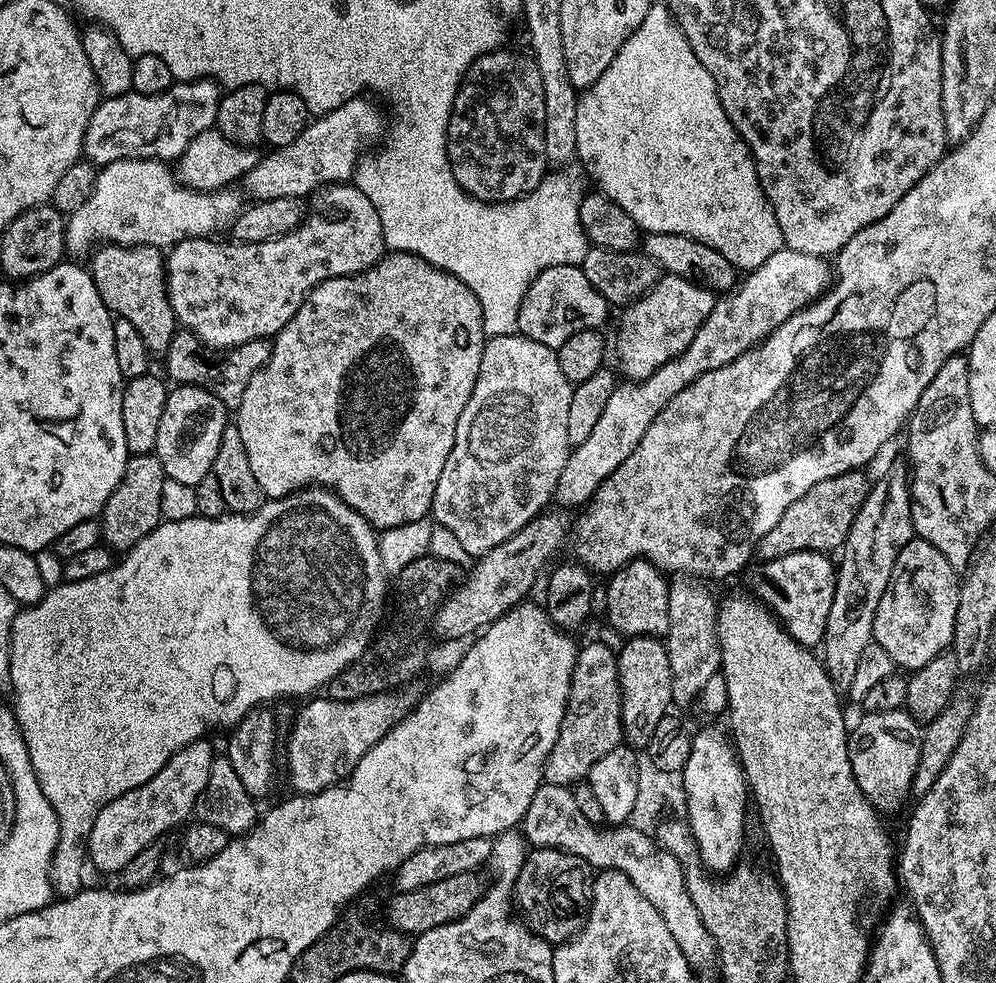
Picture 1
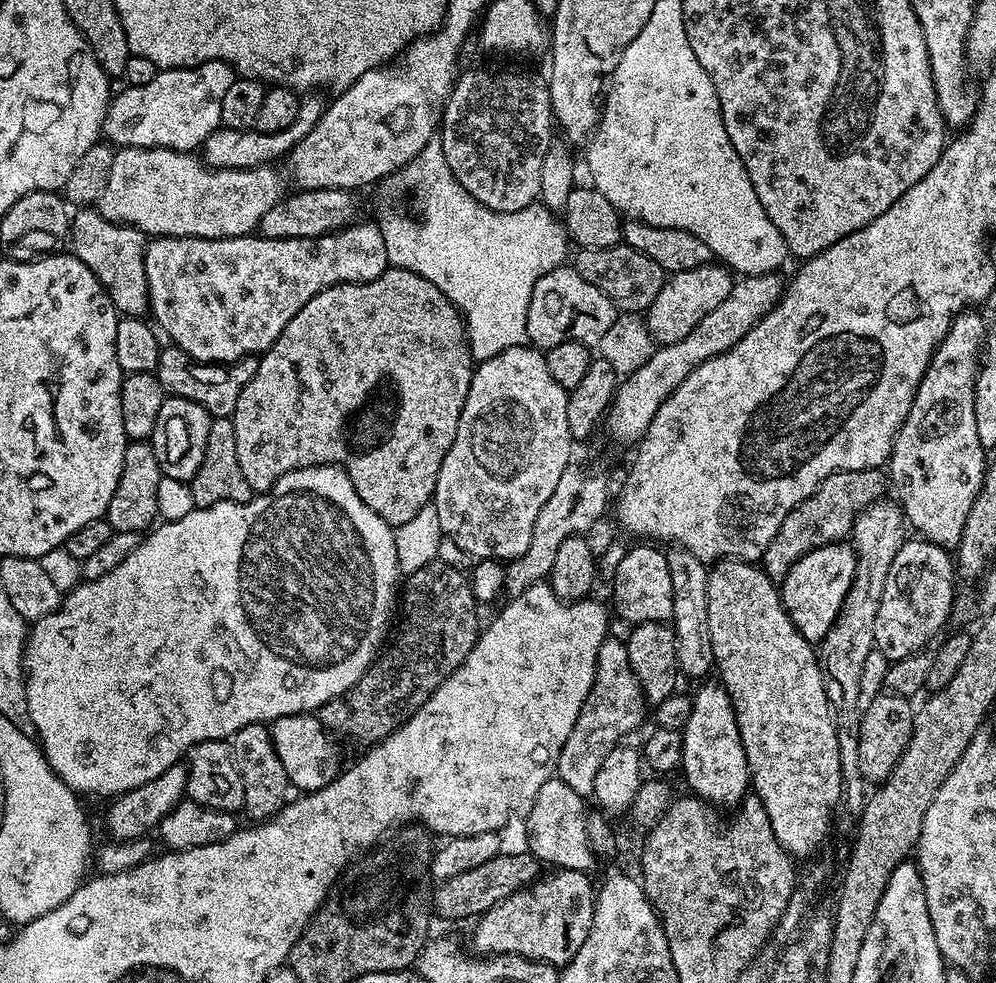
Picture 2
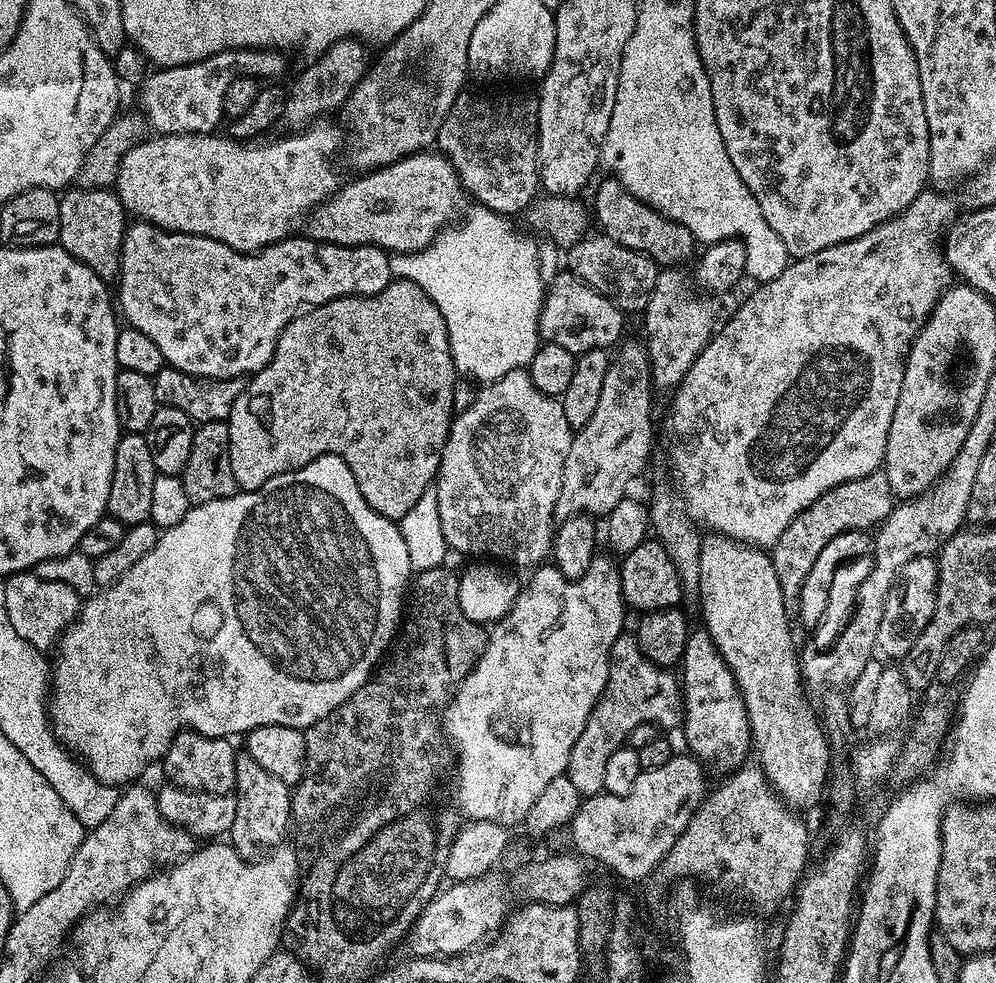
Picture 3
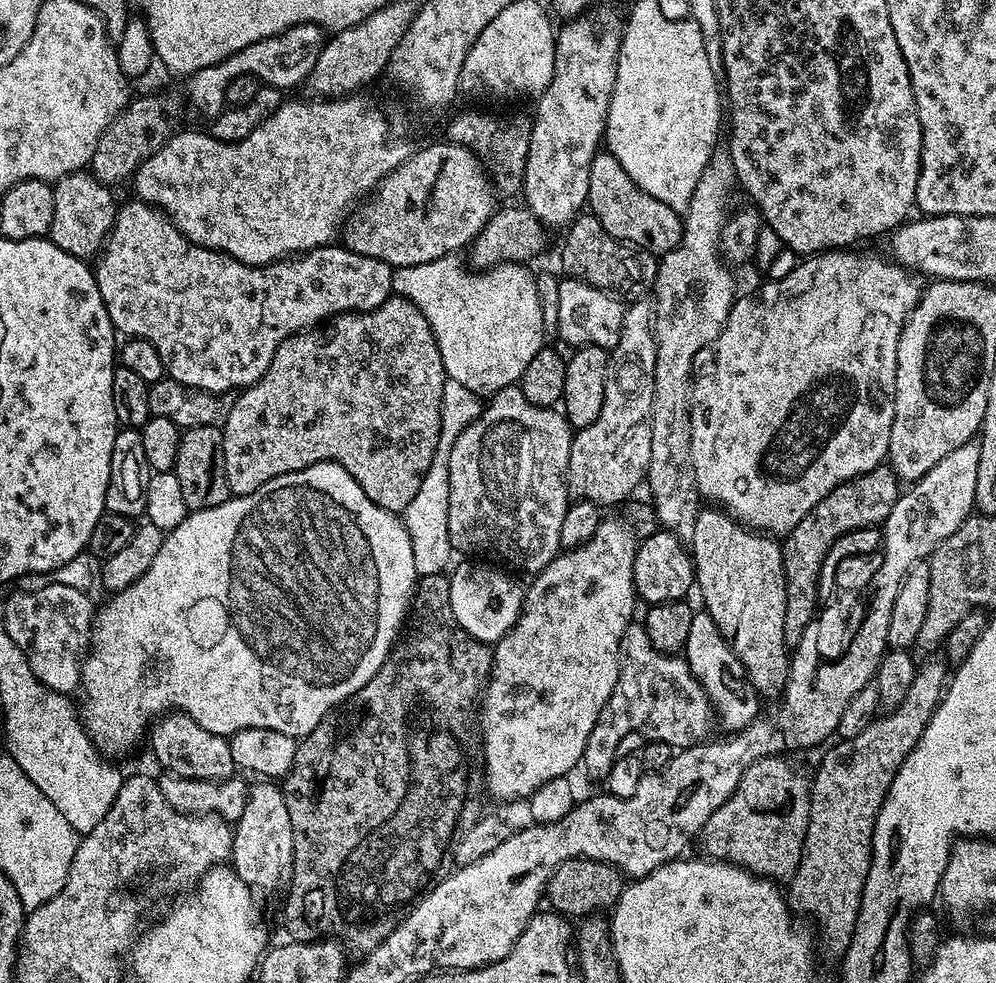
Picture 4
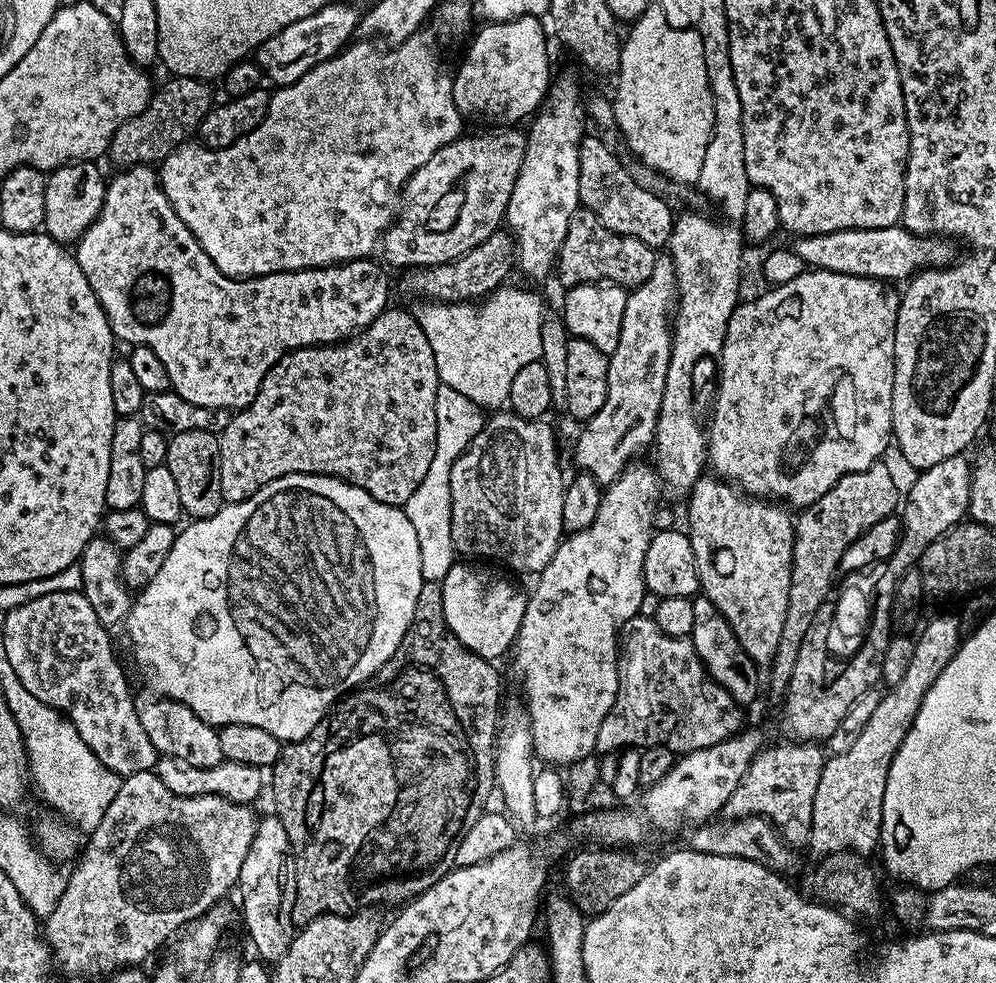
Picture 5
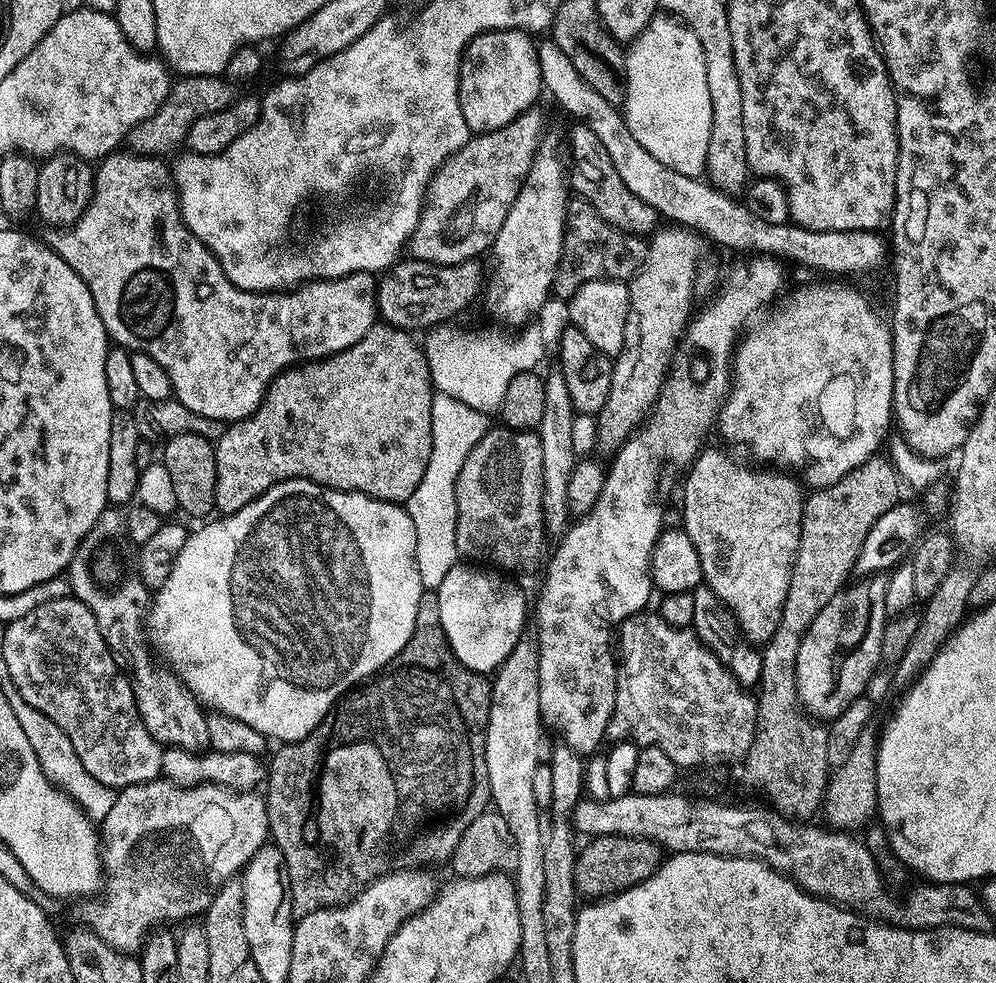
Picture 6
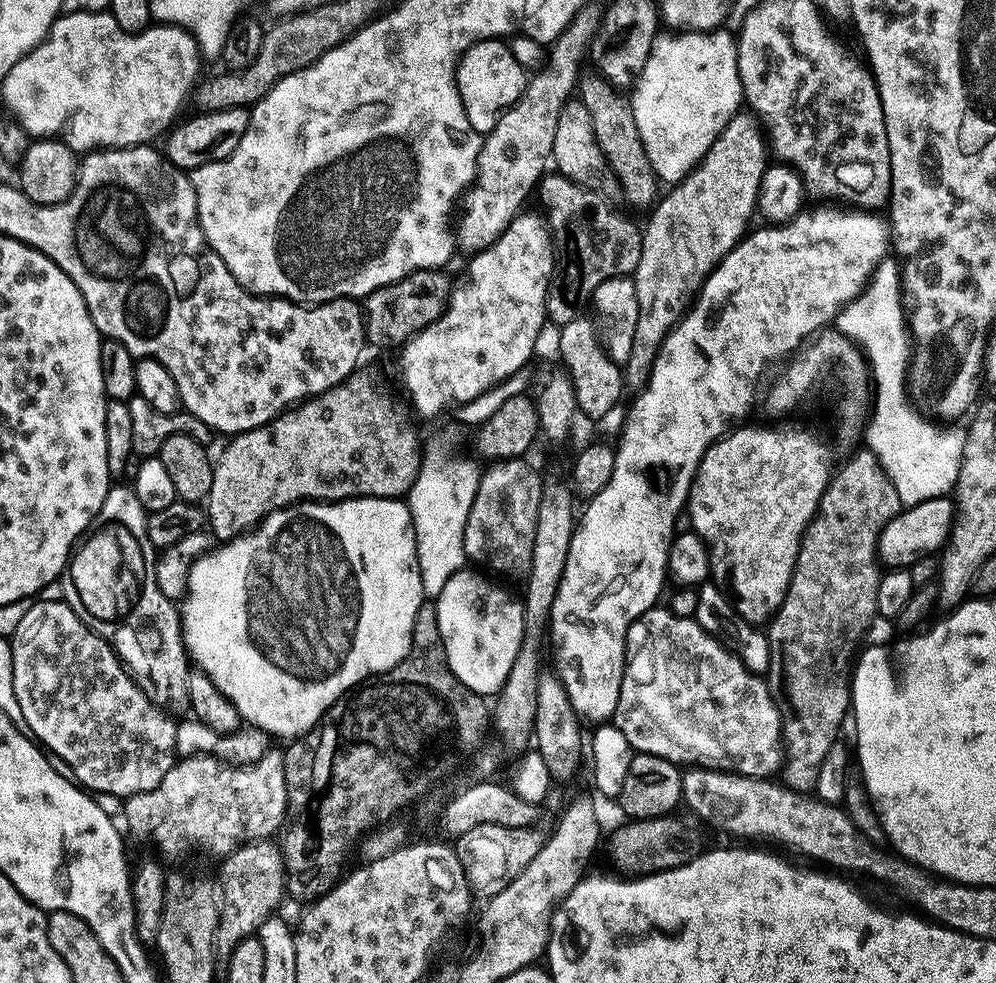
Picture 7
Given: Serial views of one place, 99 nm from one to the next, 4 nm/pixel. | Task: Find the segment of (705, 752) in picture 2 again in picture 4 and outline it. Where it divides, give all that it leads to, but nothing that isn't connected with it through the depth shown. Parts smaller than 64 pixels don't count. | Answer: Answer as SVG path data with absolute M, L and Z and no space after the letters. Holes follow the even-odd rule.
M693 611L690 634L686 634L686 646L682 655L688 661L692 676L708 695L708 702L718 717L718 724L725 728L725 733L741 731L757 720L762 712L761 697L748 679L748 671L734 654L728 639L718 630L718 626L714 626L714 618L710 618L708 612Z

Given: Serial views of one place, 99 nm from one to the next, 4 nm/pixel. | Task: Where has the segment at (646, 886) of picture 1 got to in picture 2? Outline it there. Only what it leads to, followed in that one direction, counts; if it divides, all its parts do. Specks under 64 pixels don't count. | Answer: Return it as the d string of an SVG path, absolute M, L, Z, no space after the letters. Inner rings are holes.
M553 778L538 790L538 798L534 798L534 806L528 811L526 823L528 823L527 851L531 852L537 860L547 862L556 868L566 870L578 870L591 873L592 867L598 864L598 857L588 847L586 830L584 829L584 813L586 811L585 797L574 794L566 782Z

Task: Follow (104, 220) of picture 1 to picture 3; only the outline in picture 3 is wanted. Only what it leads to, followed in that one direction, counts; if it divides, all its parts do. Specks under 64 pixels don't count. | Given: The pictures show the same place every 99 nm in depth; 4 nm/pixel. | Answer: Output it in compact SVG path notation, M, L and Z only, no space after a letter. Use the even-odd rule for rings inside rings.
M321 118L303 130L263 142L241 142L227 135L202 132L177 136L156 134L145 138L126 154L126 158L122 158L114 191L125 213L132 215L133 212L136 215L133 217L141 221L167 228L170 232L184 232L187 236L205 236L230 246L236 252L259 252L261 248L289 239L299 229L296 227L305 223L313 208L324 203L329 196L335 196L338 181L332 159L339 148L341 151L346 136L341 125L339 128L330 121Z

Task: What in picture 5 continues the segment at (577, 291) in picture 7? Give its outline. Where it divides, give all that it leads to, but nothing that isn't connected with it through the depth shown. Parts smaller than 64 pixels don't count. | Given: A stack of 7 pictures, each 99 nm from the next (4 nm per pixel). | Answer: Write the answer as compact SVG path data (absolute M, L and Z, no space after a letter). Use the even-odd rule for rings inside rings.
M581 206L577 208L566 226L566 238L562 238L554 272L567 289L579 284L607 282L631 290L642 286L642 282L650 278L657 255L657 249L646 246L646 242L638 242L638 238L630 238L622 234L614 234L614 230L606 230L606 226L598 222L598 218L589 208Z

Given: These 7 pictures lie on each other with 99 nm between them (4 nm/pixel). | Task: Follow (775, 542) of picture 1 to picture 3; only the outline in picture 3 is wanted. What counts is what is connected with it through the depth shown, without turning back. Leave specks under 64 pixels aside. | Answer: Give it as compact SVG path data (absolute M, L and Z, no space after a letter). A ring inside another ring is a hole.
M877 470L826 490L826 494L818 498L818 502L806 506L802 514L792 519L790 526L782 530L782 538L778 538L778 542L770 549L774 574L778 574L778 586L782 586L784 608L789 614L799 613L800 595L806 582L806 574L814 570L814 561L817 560L818 554L822 554L822 550L826 550L829 542L843 532L875 529L892 513L893 507L894 497L888 475L882 470Z

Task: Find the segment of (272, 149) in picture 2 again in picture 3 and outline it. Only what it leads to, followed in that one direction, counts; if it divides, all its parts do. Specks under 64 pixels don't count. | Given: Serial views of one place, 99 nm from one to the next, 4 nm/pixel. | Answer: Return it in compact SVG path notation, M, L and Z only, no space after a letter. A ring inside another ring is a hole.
M349 38L334 42L319 56L315 57L300 72L300 77L293 82L292 88L287 89L288 101L282 121L283 127L288 130L303 130L309 124L327 117L328 112L339 113L347 104L352 91L370 67L370 55L365 41Z

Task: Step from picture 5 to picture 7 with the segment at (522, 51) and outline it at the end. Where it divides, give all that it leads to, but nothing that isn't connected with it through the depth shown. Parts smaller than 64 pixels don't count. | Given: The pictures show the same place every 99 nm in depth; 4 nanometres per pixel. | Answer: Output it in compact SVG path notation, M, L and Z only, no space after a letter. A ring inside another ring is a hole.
M503 39L479 40L467 48L456 62L456 85L466 118L470 118L470 126L481 134L492 132L500 115L520 101L524 87L528 85L528 77L529 73L518 64Z

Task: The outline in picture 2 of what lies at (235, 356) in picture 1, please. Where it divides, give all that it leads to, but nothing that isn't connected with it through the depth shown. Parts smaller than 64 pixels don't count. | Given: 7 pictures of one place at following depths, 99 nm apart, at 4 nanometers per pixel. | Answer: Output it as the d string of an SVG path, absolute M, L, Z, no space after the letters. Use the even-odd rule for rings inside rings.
M164 346L160 350L160 361L156 367L156 377L160 380L165 393L173 397L192 400L203 406L213 417L231 416L238 402L246 392L246 382L258 374L259 359L246 356L243 360L233 360L231 364L194 363L182 349Z

